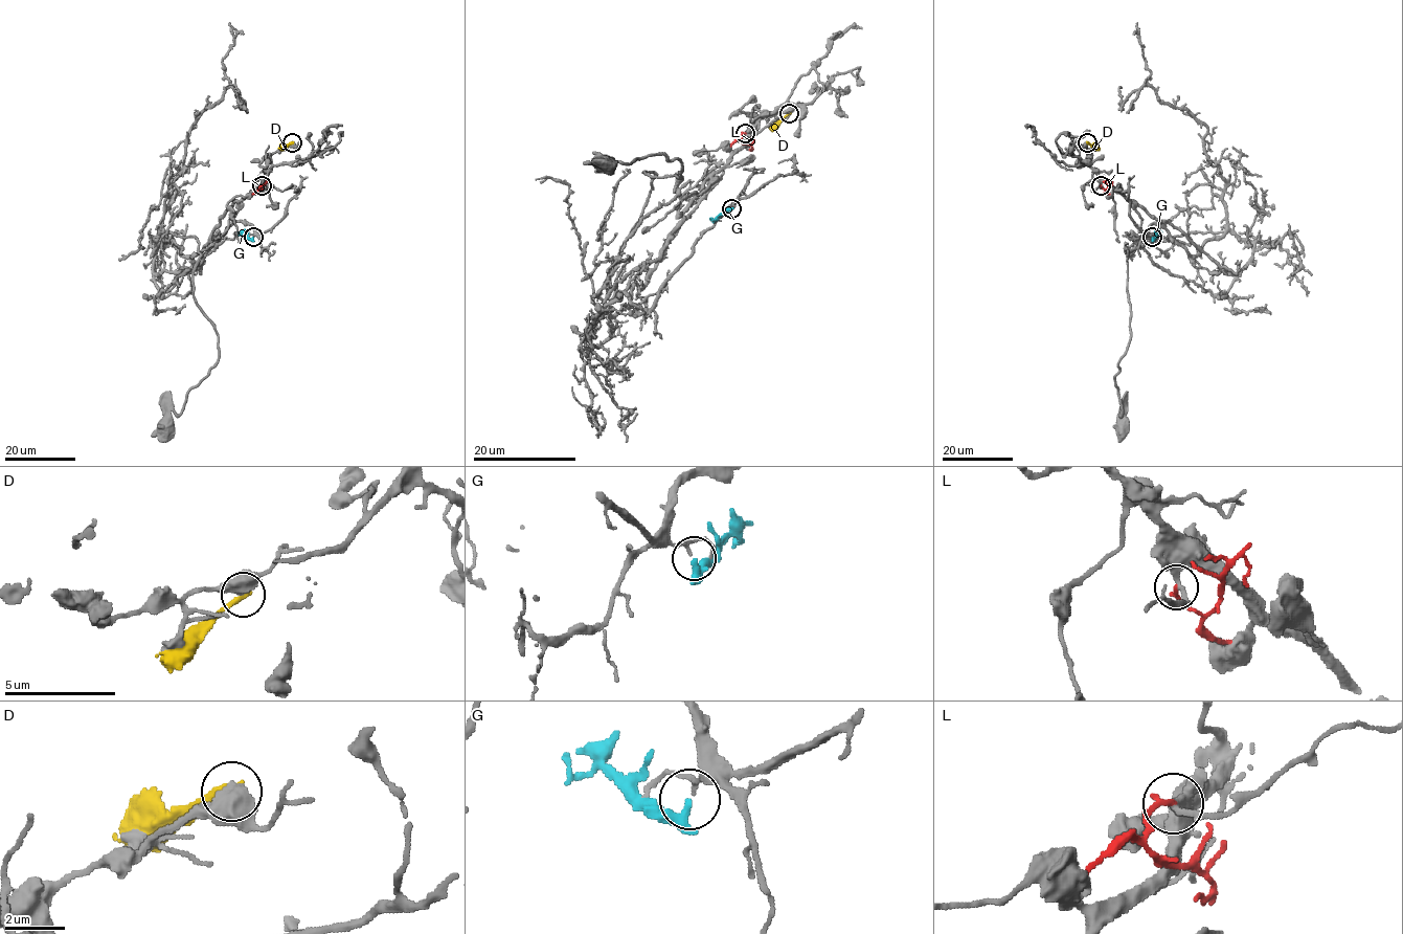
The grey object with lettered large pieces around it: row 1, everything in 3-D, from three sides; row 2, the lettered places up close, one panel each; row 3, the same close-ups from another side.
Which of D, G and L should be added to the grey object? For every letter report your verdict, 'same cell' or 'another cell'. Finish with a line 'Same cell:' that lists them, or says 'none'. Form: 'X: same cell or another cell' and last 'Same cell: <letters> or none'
D: another cell
G: another cell
L: another cell
Same cell: none

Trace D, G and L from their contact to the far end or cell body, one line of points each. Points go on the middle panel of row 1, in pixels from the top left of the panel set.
D: (789, 113), (770, 130)
G: (732, 208), (710, 220)
L: (745, 133), (741, 141), (752, 148), (749, 149)

